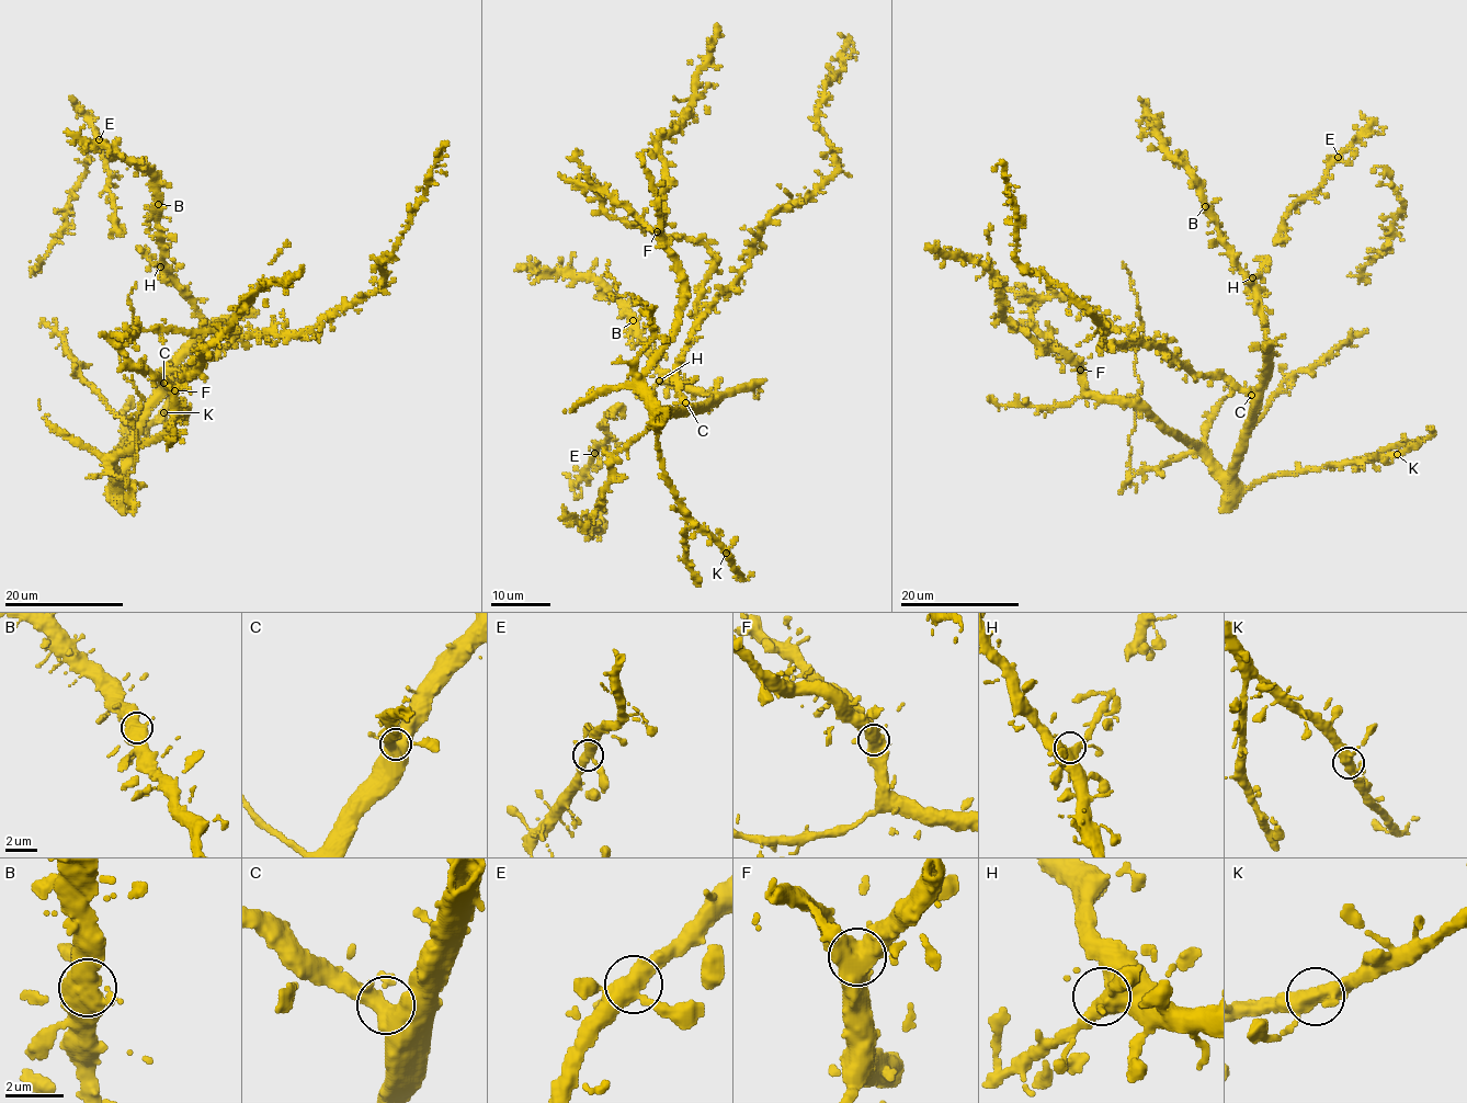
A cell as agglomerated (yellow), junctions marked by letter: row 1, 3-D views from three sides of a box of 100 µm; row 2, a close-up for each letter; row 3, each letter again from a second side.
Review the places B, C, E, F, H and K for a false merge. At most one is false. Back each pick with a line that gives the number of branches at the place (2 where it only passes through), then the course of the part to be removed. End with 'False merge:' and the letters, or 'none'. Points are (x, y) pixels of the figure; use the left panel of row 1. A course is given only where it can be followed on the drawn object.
False merge: none

